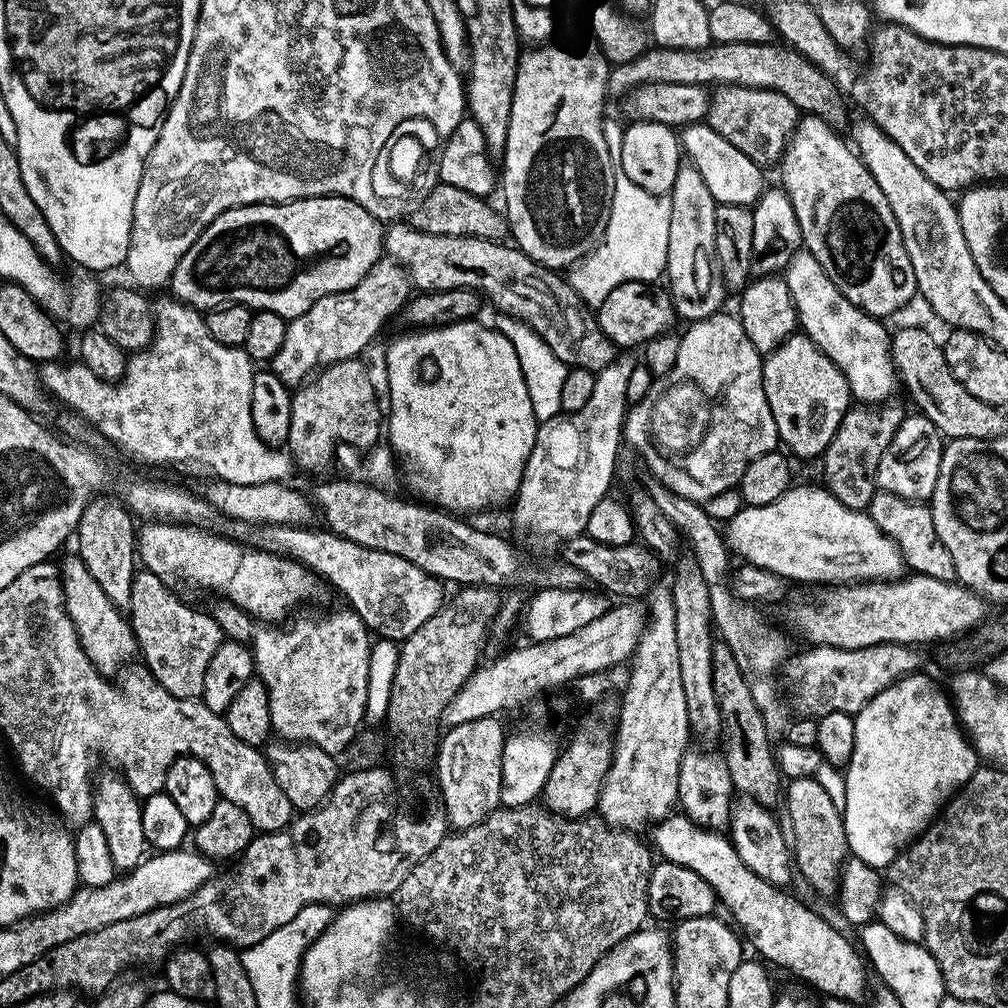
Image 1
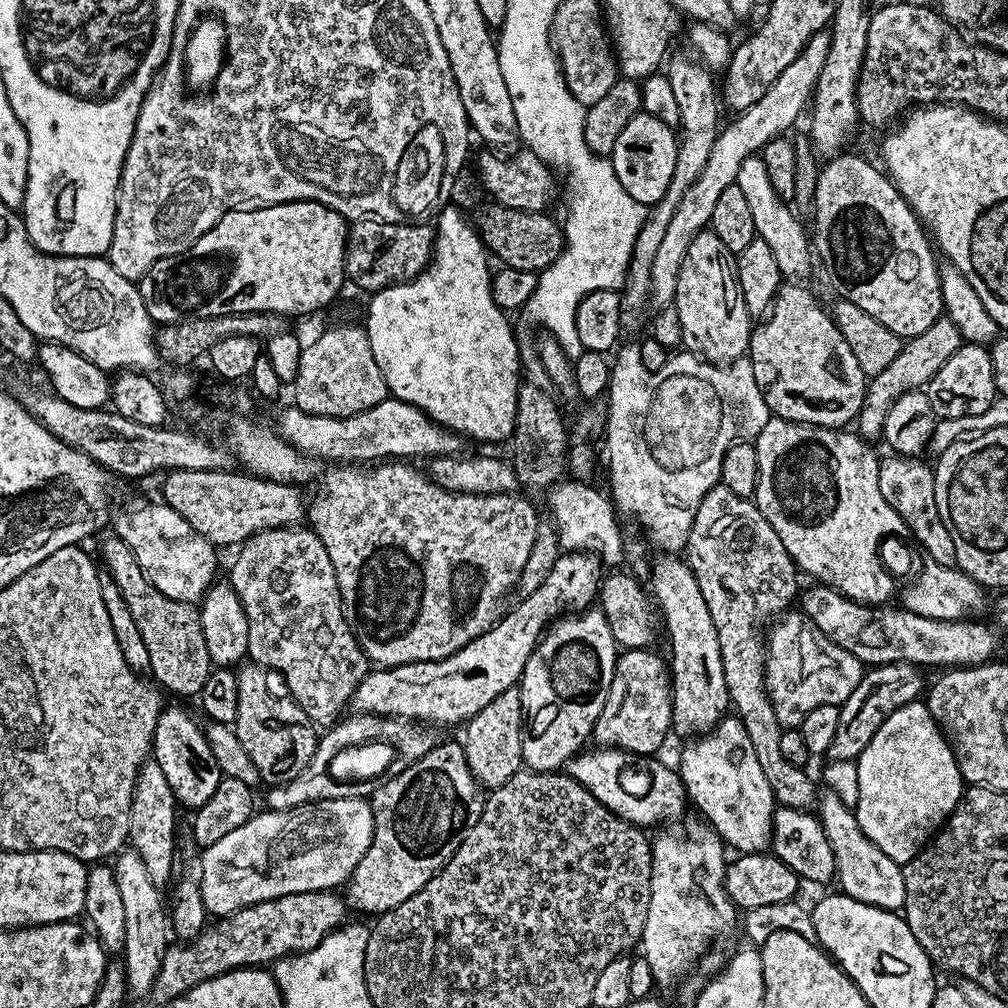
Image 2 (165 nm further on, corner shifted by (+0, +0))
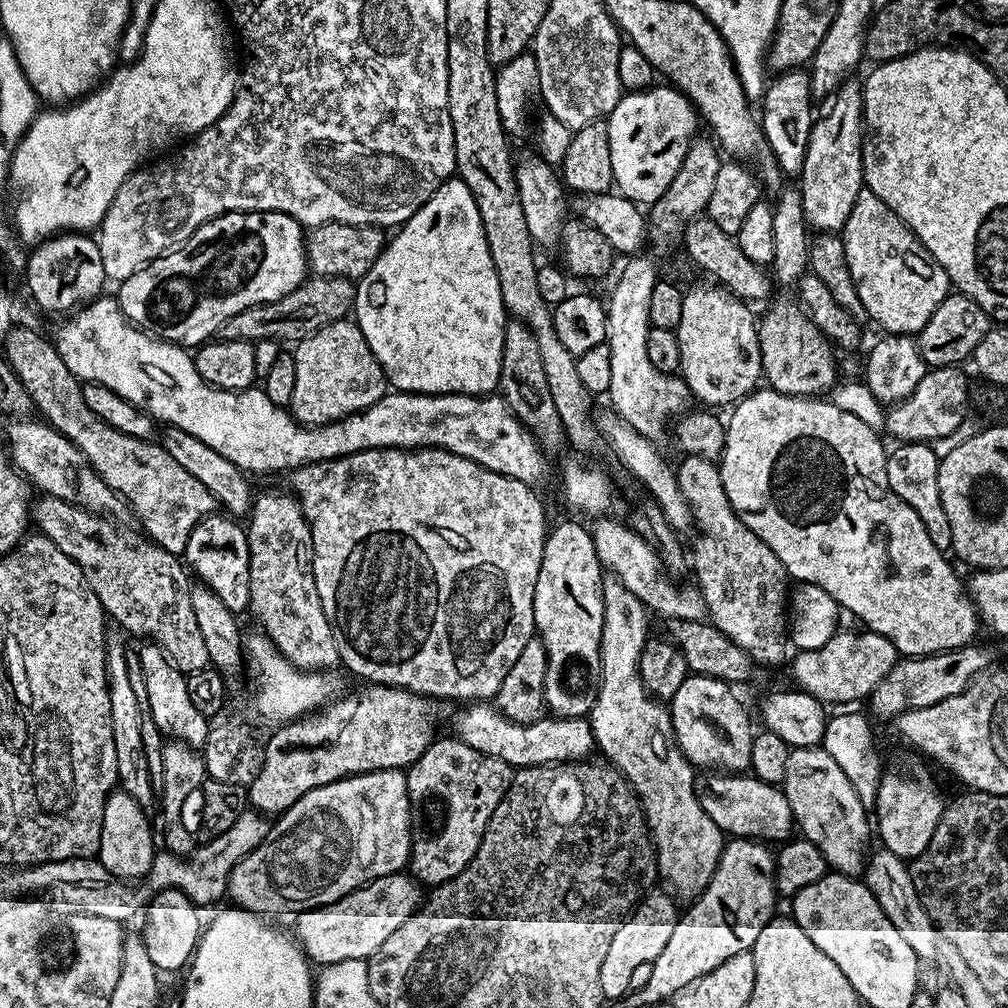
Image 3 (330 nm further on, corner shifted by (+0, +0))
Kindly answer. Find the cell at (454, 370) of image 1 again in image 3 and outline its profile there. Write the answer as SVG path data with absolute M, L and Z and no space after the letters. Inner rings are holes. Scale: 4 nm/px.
M458 178L447 180L434 190L434 194L424 203L405 224L399 225L396 237L389 239L384 245L382 254L370 266L370 270L361 276L356 284L356 302L354 305L354 323L362 330L374 358L382 366L387 383L397 392L421 392L427 396L486 396L495 393L500 386L502 370L502 338L506 313L502 302L502 290L498 286L498 274L494 270L494 262L490 258L490 250L486 242L486 234L482 230L482 218L478 214L478 206L474 202L474 194L470 194L470 186Z

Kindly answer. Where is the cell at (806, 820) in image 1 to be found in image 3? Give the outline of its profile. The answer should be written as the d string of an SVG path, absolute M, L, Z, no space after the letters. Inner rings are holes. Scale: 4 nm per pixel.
M685 455L683 459L680 468L678 464L675 469L676 481L692 512L692 524L700 531L700 537L696 540L696 553L690 556L690 568L696 571L695 583L704 598L707 619L715 628L722 630L730 642L750 654L753 665L780 664L784 655L786 660L790 652L786 623L786 609L790 604L789 574L782 562L778 562L778 554L774 554L774 550L770 550L770 546L766 546L766 542L762 542L754 530L747 528L730 506L717 461L692 455Z

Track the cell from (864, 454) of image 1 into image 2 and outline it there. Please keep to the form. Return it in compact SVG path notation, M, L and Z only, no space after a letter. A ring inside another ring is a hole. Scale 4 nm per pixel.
M941 318L934 322L934 326L929 326L927 330L922 330L922 334L905 339L900 345L900 353L882 370L882 374L871 377L867 381L864 401L860 407L860 415L854 421L854 428L865 440L872 442L883 433L886 414L890 414L890 406L902 394L907 392L921 391L942 366L946 366L946 361L950 359L950 354L954 354L960 349L960 345L965 343L964 335L954 326L954 322L947 318Z

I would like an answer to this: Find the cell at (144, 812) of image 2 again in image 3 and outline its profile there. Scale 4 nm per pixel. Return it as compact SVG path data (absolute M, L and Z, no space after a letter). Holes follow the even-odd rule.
M119 631L107 633L104 642L106 654L106 670L108 671L108 693L110 694L110 720L114 730L114 751L118 754L118 774L116 779L119 787L134 798L141 808L148 810L154 804L154 793L147 770L145 751L142 750L141 711L138 710L137 696L130 687L127 673L127 654L129 649L124 646L125 637Z

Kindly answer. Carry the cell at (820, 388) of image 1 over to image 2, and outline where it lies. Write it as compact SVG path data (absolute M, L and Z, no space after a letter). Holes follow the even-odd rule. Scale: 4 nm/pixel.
M800 282L781 283L770 311L753 327L746 356L752 361L754 382L758 382L772 416L781 416L783 420L799 424L813 424L815 428L843 429L860 415L866 377L862 366L858 366L858 358L854 358L850 351L846 338L842 338L842 330L838 330L829 309L820 308L811 290L804 286Z

